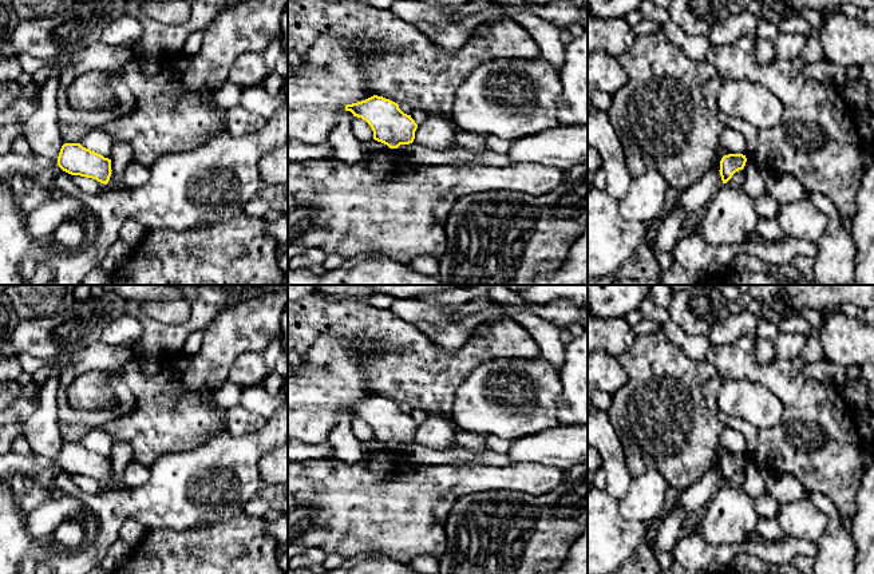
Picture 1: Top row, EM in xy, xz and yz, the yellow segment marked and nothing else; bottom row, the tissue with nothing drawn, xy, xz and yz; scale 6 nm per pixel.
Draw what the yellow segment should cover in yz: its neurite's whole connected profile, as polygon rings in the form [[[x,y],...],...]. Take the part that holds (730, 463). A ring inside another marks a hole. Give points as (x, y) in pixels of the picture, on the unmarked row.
[[[743,454],[724,455],[720,460],[720,470],[719,470],[723,483],[727,483],[736,471],[743,470],[746,462],[747,458]]]

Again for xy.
[[[64,443],[58,456],[58,466],[71,474],[96,479],[107,484],[111,476],[111,459],[83,447],[80,443]]]

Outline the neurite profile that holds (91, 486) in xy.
[[[71,475],[75,484],[87,494],[99,494],[107,488],[107,484],[98,482],[92,478],[86,478],[80,475]]]

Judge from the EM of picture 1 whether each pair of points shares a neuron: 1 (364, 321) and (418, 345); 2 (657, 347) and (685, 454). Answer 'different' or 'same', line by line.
1: same
2: same

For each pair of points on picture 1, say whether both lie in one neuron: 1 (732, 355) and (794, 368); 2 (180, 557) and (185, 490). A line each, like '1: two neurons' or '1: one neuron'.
1: one neuron
2: two neurons

